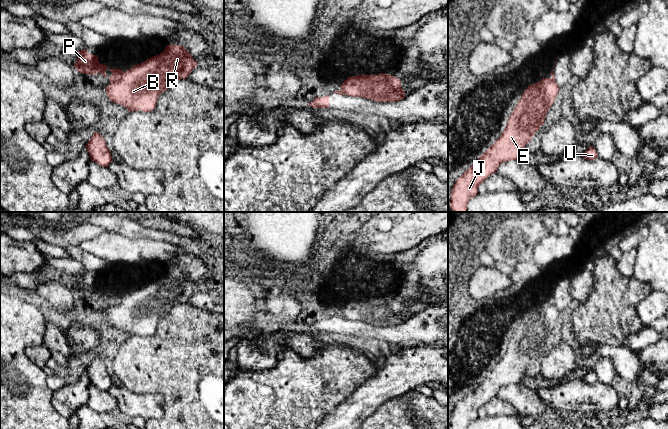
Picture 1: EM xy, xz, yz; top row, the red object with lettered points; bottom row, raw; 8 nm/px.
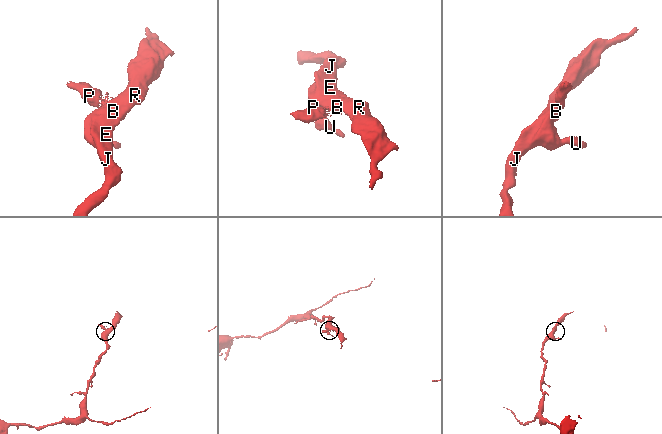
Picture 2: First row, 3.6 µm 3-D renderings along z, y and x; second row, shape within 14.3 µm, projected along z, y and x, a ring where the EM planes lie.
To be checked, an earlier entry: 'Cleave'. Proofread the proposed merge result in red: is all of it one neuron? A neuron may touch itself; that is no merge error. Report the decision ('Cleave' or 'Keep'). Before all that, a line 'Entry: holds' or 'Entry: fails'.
Entry: holds
Cleave

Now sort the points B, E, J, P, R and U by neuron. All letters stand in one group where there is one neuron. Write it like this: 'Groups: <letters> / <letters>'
Groups: B E J R U / P

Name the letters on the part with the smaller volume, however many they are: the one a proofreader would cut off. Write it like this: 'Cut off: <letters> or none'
Cut off: P

